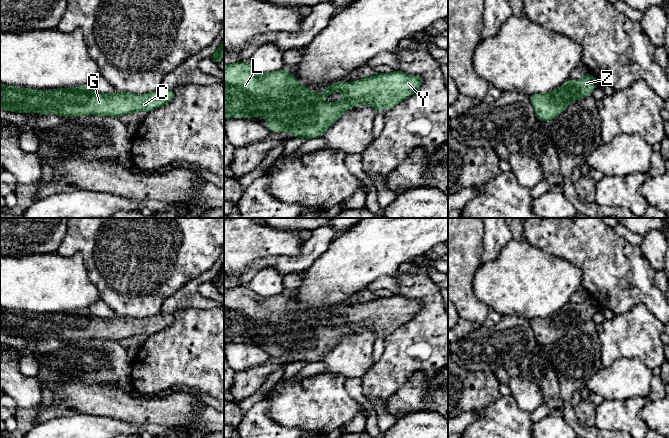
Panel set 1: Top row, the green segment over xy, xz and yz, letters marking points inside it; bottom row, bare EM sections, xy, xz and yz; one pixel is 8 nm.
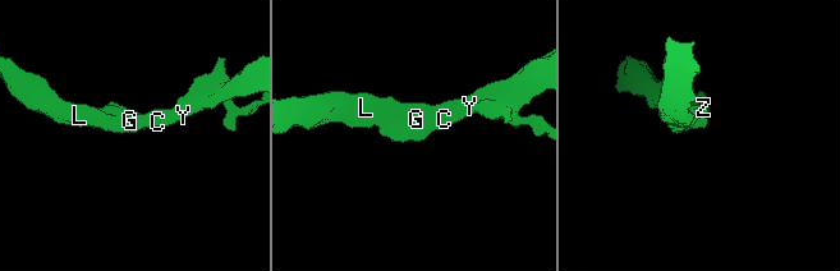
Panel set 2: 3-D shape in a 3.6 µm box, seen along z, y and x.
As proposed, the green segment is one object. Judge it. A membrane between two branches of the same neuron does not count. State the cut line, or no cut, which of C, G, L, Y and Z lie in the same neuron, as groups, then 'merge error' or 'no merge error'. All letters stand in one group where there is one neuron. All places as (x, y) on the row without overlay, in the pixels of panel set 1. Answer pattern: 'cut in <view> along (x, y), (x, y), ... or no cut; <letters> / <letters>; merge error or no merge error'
no cut; C G L Y Z; no merge error

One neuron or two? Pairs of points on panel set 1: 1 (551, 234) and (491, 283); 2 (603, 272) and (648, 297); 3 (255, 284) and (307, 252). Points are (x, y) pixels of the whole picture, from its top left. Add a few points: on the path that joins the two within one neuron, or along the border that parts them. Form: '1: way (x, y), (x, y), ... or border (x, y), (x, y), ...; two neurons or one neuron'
1: border (523, 238), (557, 256); two neurons
2: way (614, 273), (618, 277), (628, 279), (637, 286); one neuron
3: border (284, 275), (273, 268), (261, 268), (254, 276); two neurons

